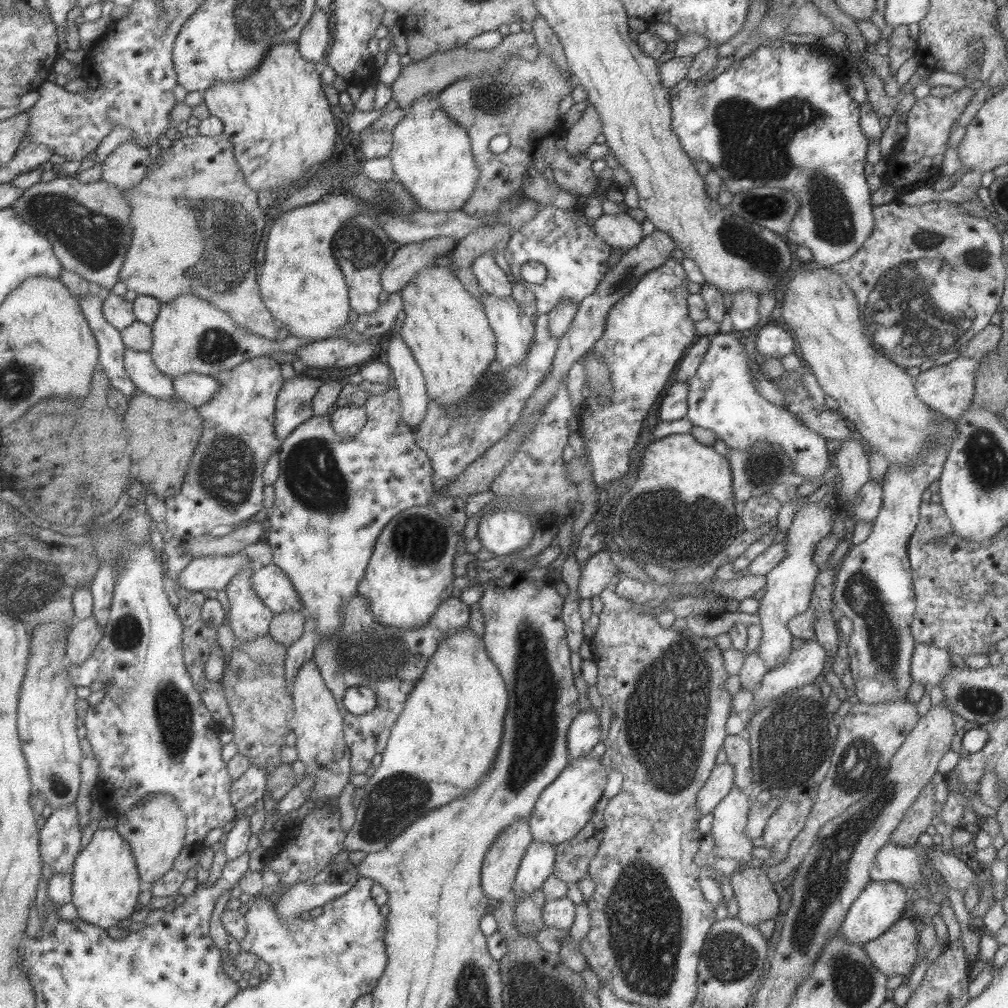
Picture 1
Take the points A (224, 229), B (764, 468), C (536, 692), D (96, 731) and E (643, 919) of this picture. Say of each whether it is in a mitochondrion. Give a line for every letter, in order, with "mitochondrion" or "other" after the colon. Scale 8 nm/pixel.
A: mitochondrion
B: mitochondrion
C: mitochondrion
D: other
E: mitochondrion

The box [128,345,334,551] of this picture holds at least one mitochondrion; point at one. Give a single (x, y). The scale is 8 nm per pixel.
(227, 475)

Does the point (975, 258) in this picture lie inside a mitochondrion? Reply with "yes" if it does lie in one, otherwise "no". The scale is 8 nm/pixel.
yes

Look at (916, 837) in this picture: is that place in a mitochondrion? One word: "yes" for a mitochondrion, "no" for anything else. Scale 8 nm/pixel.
no

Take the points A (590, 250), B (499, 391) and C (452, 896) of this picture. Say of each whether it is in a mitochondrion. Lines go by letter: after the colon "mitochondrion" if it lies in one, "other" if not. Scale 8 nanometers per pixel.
A: other
B: mitochondrion
C: other

